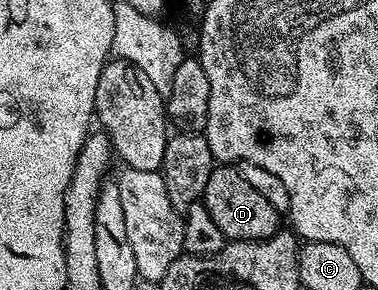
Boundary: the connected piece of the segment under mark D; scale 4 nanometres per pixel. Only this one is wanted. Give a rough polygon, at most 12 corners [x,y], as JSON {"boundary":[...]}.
{"boundary":[[216,164],[201,204],[228,242],[264,241],[280,213],[234,164]]}

